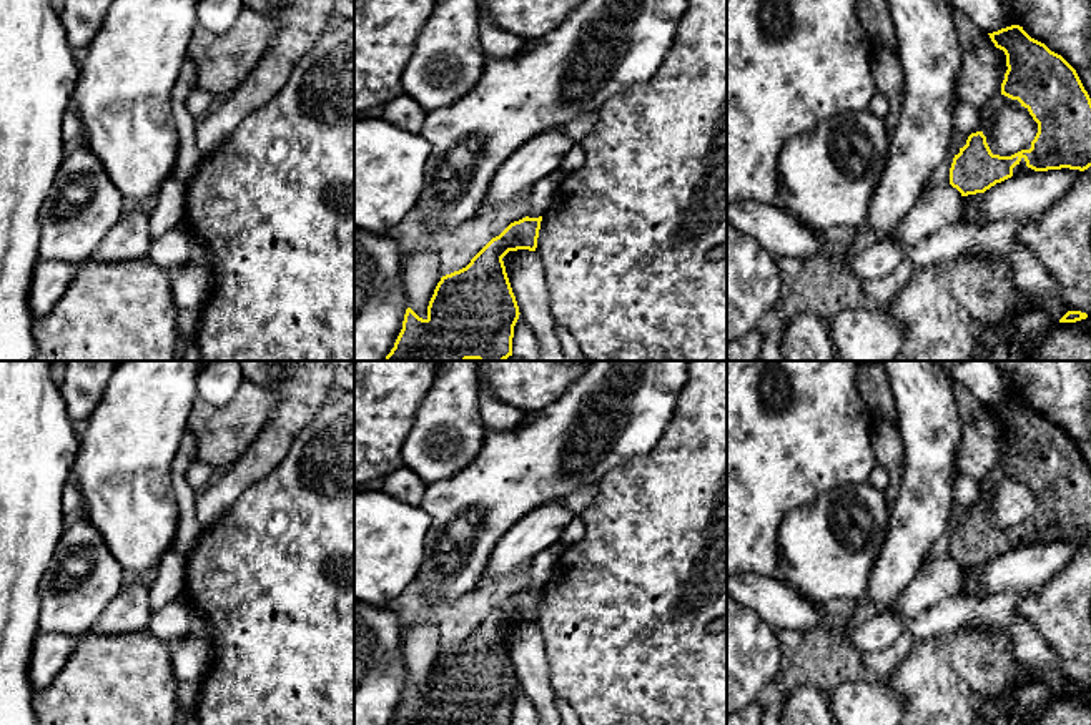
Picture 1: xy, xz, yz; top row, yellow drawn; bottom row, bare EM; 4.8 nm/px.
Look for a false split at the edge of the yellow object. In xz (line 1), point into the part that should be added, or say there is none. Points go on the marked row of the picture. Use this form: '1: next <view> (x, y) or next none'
1: next none

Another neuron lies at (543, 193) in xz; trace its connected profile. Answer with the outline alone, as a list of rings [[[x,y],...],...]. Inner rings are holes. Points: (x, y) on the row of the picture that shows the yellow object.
[[[542,178],[531,188],[529,196],[529,218],[544,216],[544,213],[550,208],[554,196],[557,193],[557,185],[550,178]]]

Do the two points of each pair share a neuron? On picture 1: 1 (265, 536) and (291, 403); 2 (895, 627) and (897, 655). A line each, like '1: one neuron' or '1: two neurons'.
1: two neurons
2: two neurons

